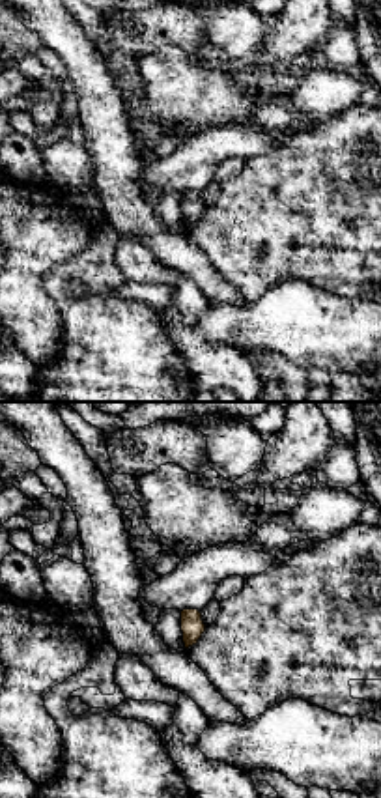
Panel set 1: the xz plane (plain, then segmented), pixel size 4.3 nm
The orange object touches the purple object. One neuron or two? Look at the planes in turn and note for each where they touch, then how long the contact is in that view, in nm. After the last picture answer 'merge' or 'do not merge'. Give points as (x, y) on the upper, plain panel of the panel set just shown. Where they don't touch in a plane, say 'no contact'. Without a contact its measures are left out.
no contact

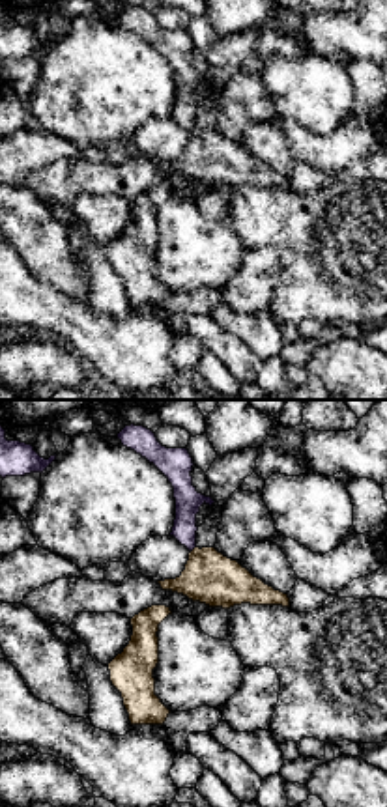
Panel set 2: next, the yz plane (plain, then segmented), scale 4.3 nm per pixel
contact (193, 131); length 40 nm

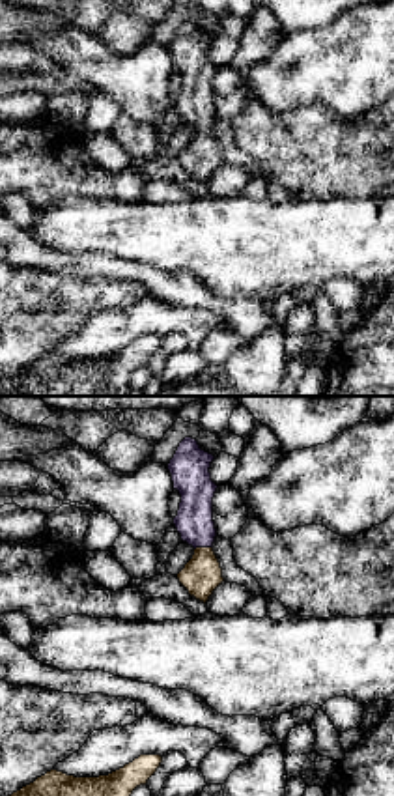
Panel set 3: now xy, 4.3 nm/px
contact (202, 129); length 80 nm

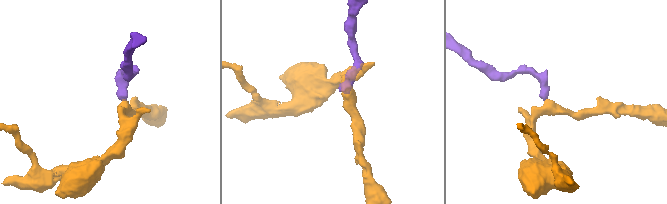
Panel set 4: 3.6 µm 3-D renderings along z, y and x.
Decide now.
merge

